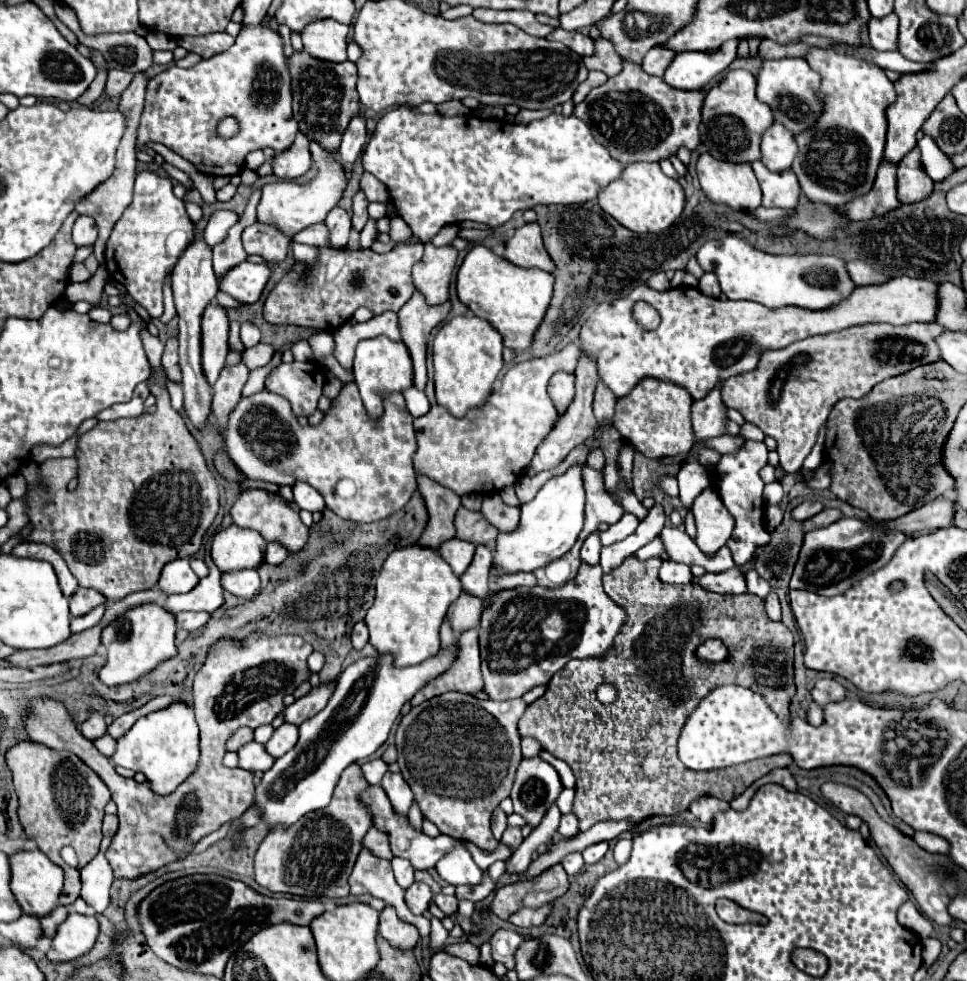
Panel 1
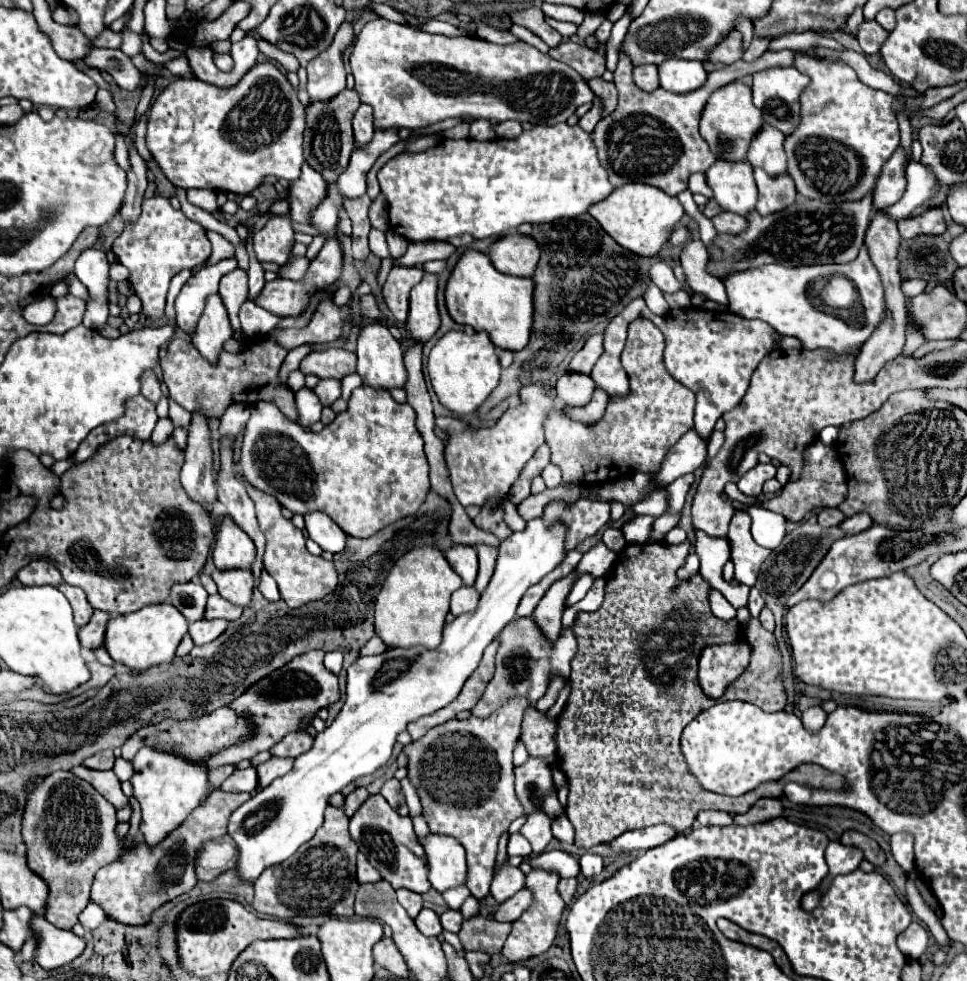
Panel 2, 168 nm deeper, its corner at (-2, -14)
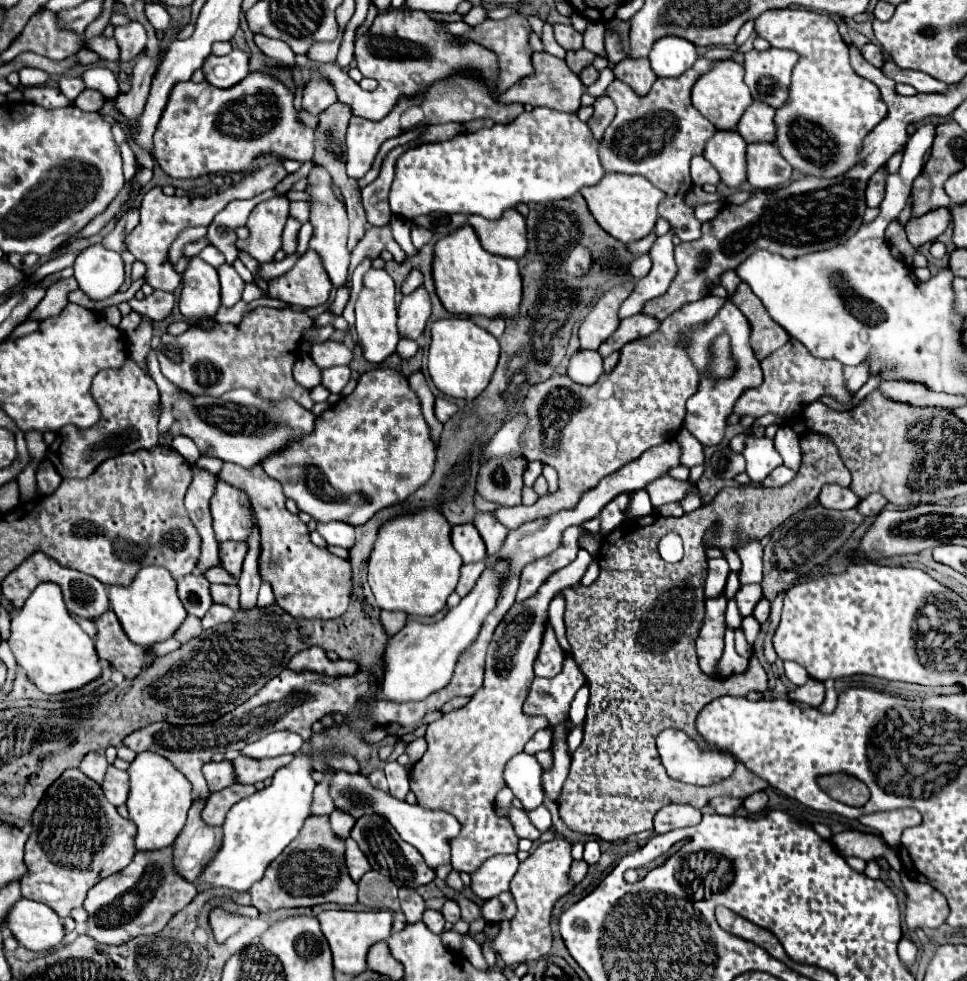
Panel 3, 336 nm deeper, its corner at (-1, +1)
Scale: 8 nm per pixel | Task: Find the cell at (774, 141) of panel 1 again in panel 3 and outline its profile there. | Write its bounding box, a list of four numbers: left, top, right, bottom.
[737,100,775,142]

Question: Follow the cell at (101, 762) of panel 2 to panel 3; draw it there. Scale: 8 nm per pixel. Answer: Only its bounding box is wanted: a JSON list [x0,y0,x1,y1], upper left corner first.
[79,750,107,784]

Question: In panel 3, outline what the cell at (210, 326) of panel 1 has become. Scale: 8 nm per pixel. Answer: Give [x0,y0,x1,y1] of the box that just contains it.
[179,256,221,318]

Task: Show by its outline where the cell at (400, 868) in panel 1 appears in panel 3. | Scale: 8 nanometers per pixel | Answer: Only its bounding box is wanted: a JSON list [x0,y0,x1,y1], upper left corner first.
[399,888,425,924]

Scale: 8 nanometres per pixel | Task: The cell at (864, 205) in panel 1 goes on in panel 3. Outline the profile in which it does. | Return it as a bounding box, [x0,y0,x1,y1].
[843,364,869,392]

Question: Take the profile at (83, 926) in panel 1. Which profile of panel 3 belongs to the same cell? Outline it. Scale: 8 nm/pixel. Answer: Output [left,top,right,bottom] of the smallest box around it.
[5,898,65,952]

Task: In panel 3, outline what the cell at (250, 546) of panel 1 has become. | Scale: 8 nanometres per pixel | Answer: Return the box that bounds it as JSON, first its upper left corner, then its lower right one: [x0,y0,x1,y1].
[211,480,253,542]

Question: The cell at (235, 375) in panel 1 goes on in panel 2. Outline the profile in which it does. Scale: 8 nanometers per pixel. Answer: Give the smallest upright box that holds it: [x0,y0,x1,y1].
[216,437,264,585]

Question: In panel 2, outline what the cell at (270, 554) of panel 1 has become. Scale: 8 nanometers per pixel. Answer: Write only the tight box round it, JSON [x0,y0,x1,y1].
[258,569,280,601]

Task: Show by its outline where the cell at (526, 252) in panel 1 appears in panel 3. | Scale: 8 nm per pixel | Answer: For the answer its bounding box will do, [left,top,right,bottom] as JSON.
[467,208,527,258]

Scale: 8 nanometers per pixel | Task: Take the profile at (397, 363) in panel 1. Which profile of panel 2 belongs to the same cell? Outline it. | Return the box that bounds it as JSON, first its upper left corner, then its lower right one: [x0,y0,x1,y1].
[358,323,408,389]

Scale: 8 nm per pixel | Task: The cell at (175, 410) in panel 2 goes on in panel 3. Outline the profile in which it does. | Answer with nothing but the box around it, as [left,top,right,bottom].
[219,464,353,620]

